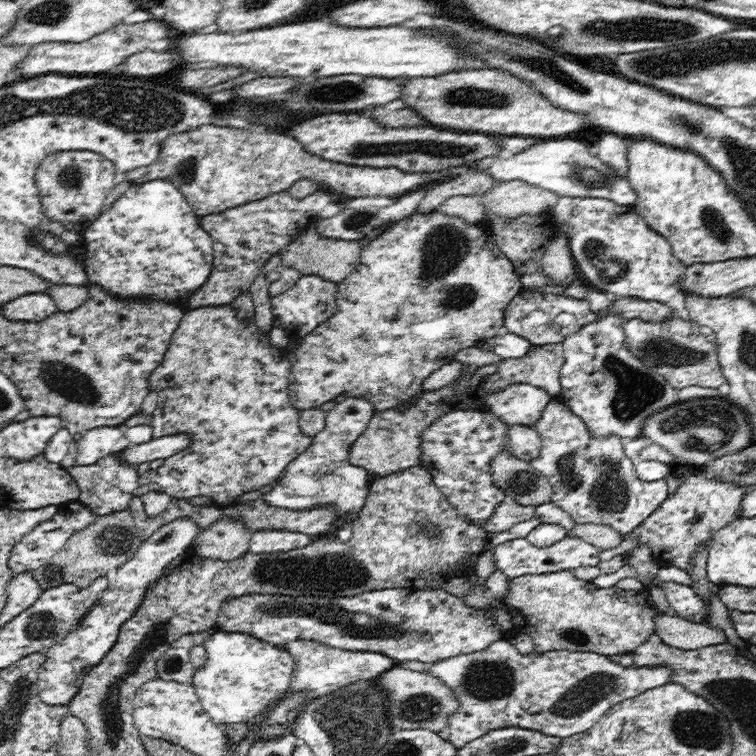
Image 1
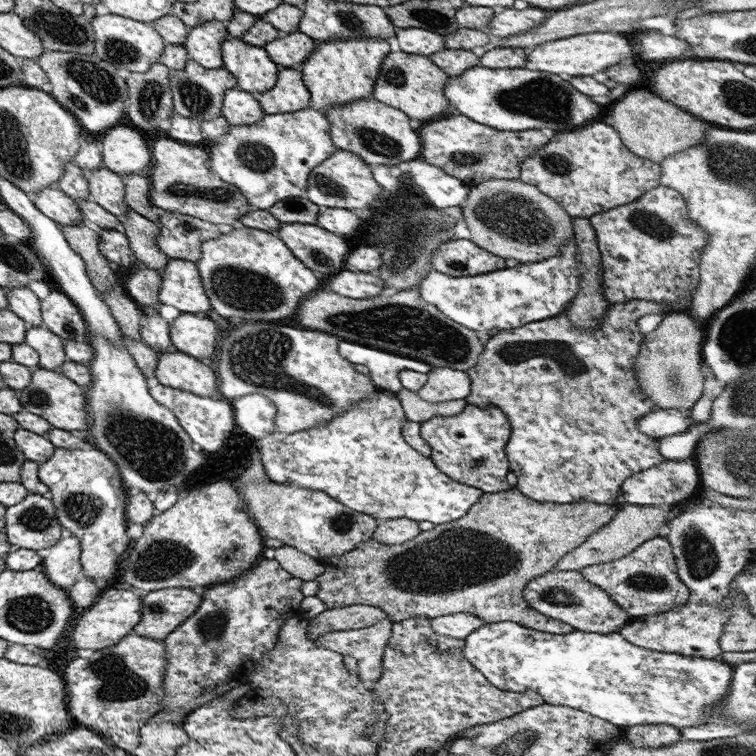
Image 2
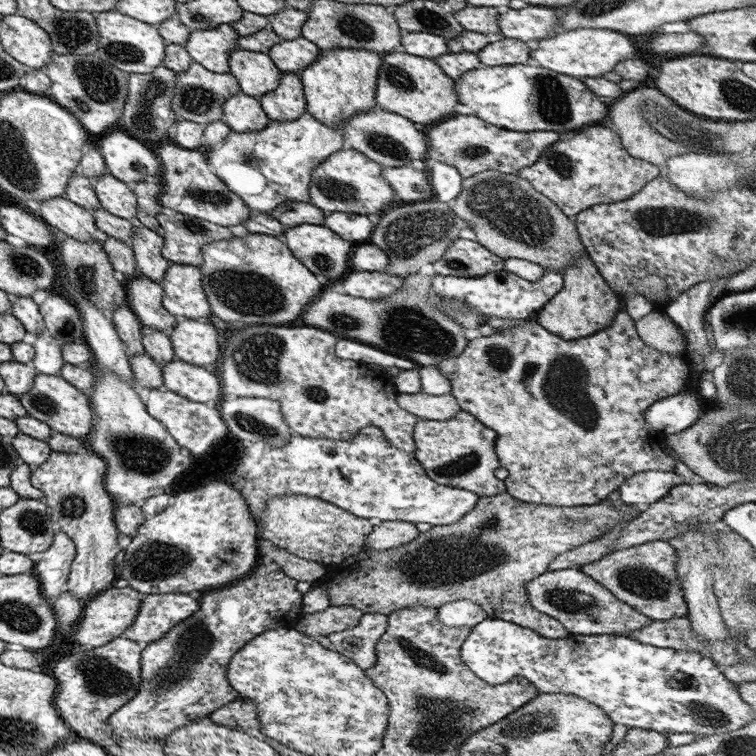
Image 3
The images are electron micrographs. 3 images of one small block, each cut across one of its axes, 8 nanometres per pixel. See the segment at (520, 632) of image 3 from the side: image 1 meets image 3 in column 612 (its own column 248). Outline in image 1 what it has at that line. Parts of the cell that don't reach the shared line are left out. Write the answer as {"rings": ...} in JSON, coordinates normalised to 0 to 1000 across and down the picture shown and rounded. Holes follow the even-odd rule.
{"rings":[[[294,833],[278,841],[269,854],[274,874],[258,888],[253,905],[283,956],[294,960],[336,956],[382,921],[392,877],[378,857],[333,840]]]}

